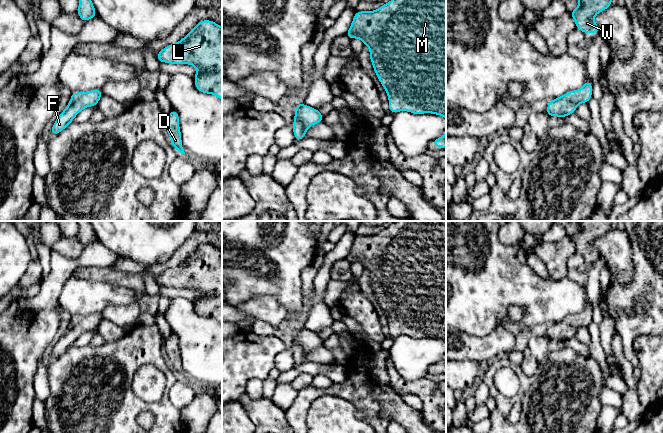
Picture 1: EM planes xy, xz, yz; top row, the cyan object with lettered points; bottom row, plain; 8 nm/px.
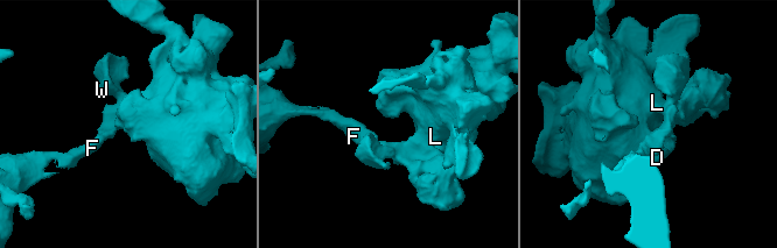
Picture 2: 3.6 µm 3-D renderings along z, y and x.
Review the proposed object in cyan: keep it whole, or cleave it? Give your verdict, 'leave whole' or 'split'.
leave whole

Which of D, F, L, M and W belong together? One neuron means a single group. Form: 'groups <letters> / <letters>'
groups D F L M W

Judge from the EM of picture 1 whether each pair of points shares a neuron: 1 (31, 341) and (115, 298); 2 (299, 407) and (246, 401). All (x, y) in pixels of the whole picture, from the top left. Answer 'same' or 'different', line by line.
1: different
2: different

